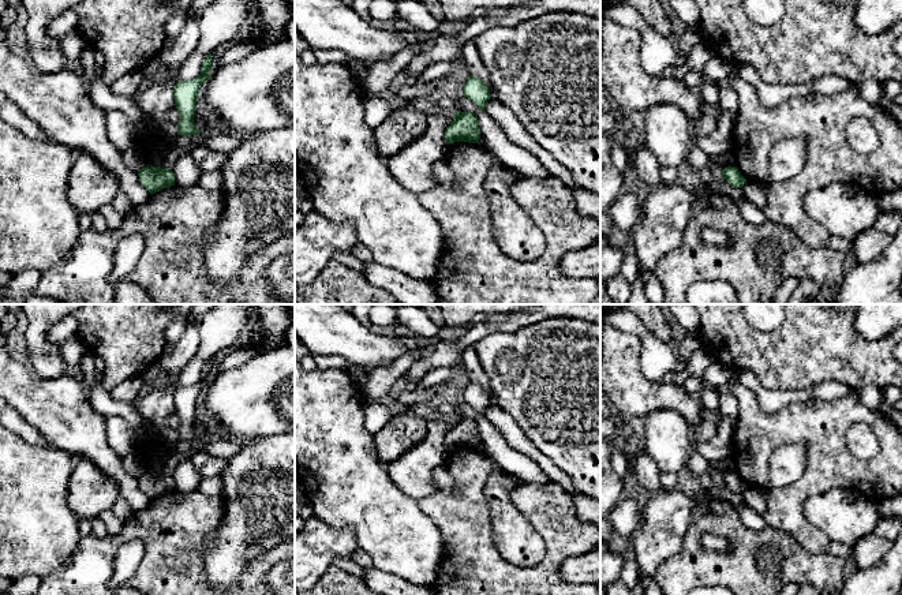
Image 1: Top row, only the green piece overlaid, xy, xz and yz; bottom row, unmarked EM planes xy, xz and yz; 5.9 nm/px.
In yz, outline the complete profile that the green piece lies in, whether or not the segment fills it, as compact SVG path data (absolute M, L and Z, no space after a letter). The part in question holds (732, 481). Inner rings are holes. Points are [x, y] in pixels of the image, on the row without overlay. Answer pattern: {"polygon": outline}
{"polygon": "M727 472L718 482L722 482L734 494L742 494L746 487L737 472Z"}

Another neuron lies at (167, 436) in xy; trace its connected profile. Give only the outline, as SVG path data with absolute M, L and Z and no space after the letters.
M171 412L166 416L156 418L149 422L158 439L164 444L168 452L175 452L177 445L177 433L169 427L168 422L176 412Z

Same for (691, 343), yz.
M696 330L696 332L686 333L682 343L675 349L677 349L677 353L678 353L678 359L682 363L688 364L692 353L695 351L700 349L700 348L701 348L701 341L700 341L697 330Z

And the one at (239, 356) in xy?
M252 338L247 345L240 349L235 349L227 355L216 367L216 373L220 375L231 368L236 368L244 364L250 358L255 355L257 341Z

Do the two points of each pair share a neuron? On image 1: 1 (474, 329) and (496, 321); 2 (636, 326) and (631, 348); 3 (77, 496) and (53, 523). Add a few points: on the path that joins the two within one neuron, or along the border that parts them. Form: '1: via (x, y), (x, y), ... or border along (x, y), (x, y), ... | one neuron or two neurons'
1: via (479, 329), (490, 325) | one neuron
2: border along (614, 328), (639, 337), (640, 365) | two neurons
3: border along (71, 474), (67, 506), (78, 519) | two neurons

